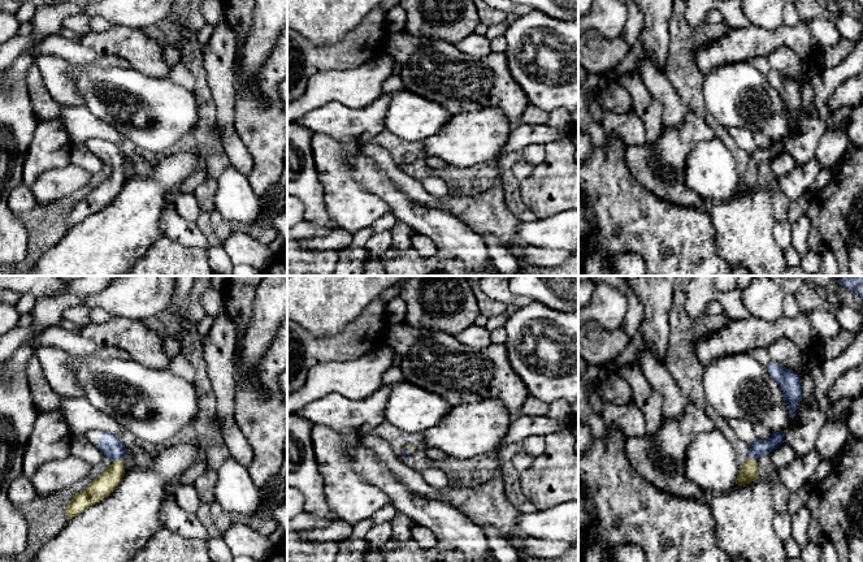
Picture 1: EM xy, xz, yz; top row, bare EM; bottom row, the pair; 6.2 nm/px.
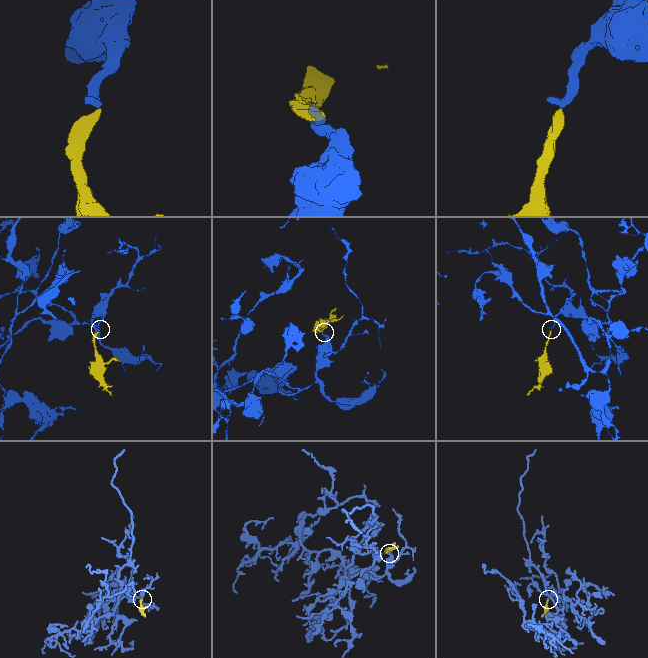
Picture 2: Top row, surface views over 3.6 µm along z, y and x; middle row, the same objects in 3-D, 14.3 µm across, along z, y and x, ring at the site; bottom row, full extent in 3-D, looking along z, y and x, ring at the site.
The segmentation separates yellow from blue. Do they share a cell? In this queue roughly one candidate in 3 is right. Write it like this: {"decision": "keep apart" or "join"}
{"decision": "join"}

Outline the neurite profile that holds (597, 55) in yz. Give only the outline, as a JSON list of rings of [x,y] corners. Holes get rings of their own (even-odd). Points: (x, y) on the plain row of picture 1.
[[[597,30],[578,35],[578,64],[587,73],[602,75],[615,69],[628,52],[629,47],[623,36],[608,39]]]

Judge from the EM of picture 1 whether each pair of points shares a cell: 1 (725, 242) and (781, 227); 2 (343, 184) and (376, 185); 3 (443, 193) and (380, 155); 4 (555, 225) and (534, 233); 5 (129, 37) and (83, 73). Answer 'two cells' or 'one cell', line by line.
1: two cells
2: two cells
3: two cells
4: one cell
5: two cells

